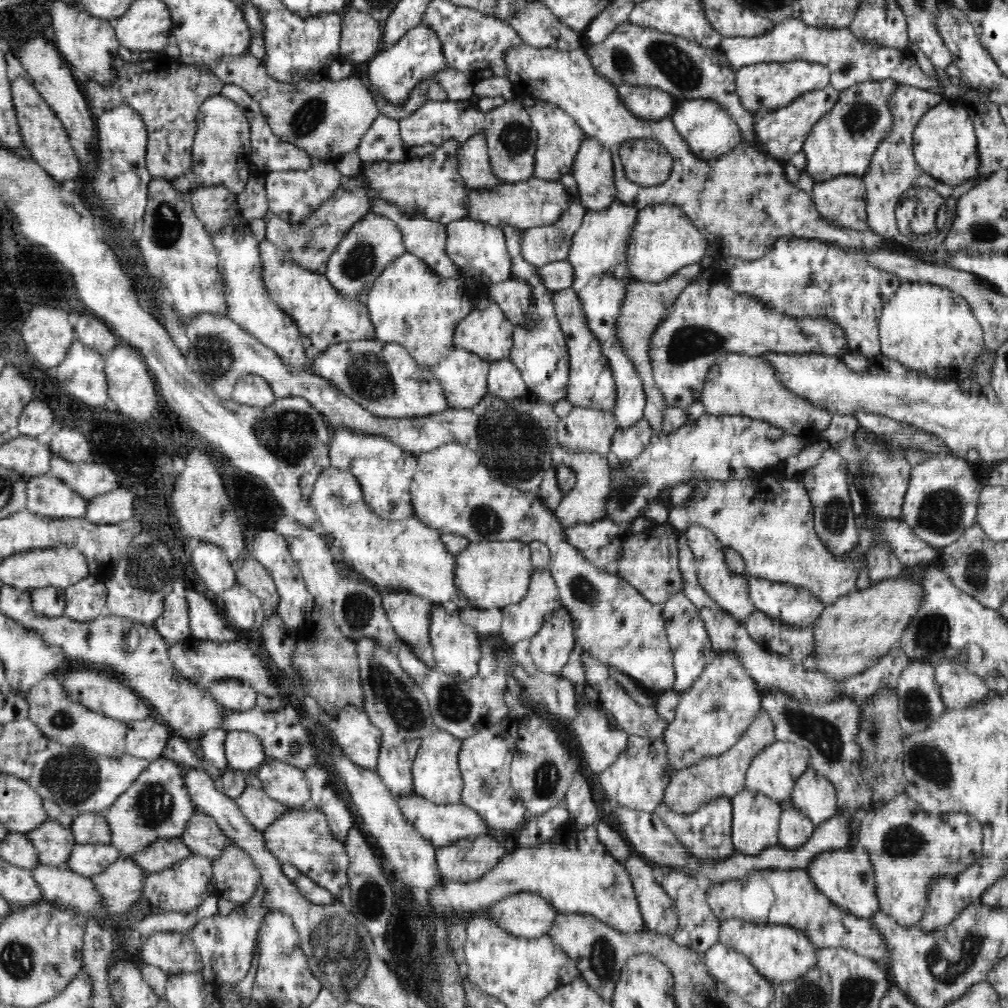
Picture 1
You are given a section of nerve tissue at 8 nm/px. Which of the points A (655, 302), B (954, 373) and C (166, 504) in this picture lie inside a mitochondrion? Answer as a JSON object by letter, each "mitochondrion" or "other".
{"A":"other","B":"other","C":"other"}

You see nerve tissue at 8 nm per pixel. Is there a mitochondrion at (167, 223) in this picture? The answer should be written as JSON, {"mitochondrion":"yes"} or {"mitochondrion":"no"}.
{"mitochondrion":"yes"}

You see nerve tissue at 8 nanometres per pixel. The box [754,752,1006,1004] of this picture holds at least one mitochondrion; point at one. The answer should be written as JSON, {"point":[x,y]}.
{"point":[947,968]}

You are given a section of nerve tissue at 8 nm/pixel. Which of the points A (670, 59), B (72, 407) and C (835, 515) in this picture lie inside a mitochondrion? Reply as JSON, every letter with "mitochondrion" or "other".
{"A":"mitochondrion","B":"other","C":"mitochondrion"}

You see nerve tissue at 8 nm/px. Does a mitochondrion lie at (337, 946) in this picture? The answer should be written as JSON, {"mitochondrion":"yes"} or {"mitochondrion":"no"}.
{"mitochondrion":"yes"}

